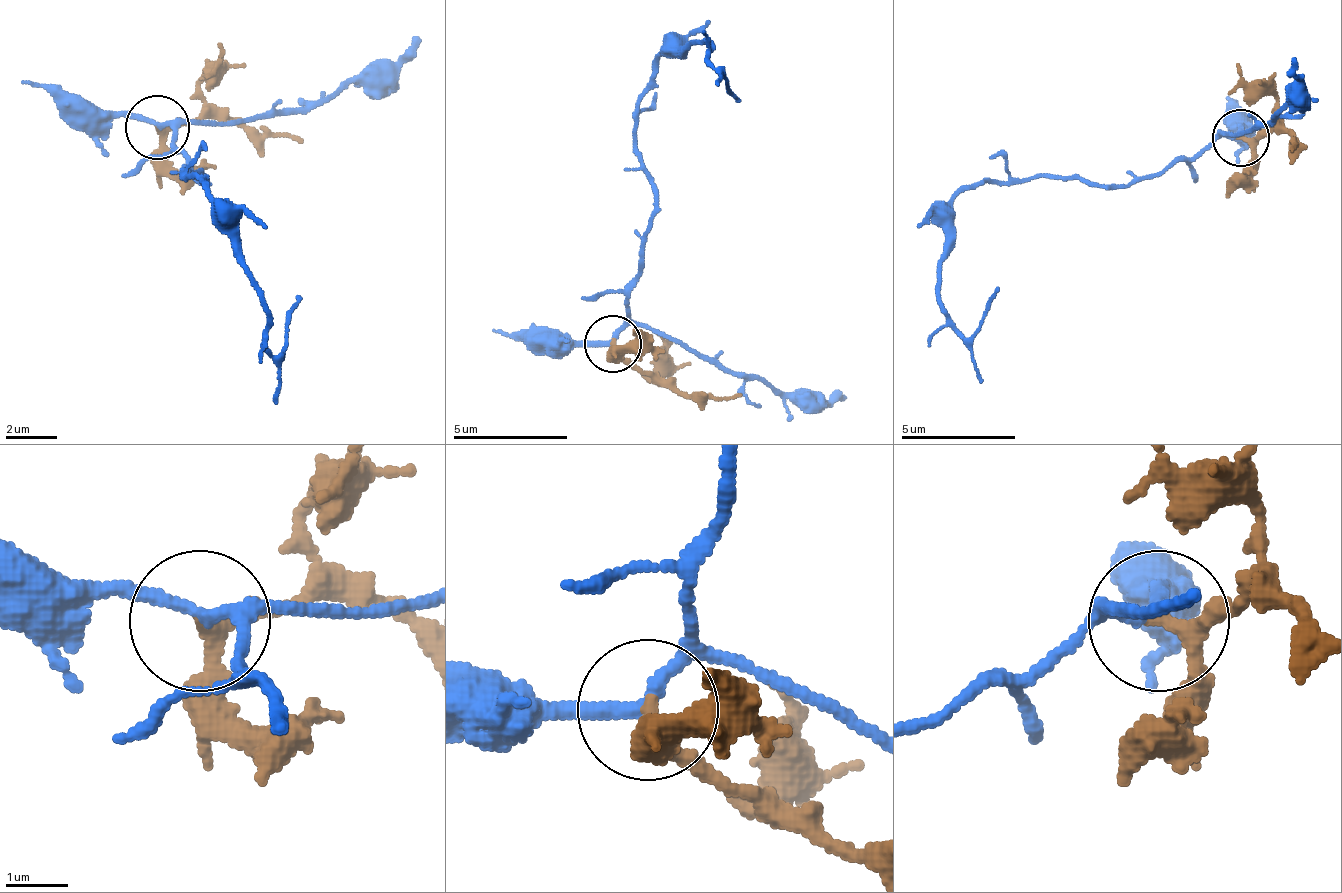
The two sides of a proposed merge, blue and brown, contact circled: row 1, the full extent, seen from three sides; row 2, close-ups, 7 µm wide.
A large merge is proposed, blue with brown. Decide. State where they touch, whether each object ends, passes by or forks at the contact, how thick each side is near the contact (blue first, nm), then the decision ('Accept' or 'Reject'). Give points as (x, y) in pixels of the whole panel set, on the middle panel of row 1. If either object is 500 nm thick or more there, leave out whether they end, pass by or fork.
Place: (612, 343). At the ring blue passes by. At the ring brown passes by. Thickness 190 nm (blue) against 200 nm. Reject

